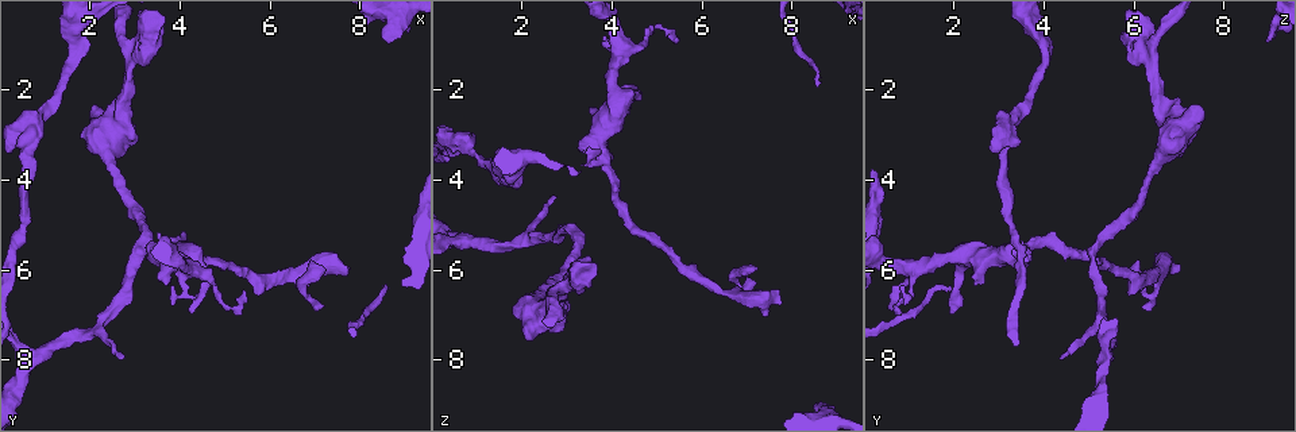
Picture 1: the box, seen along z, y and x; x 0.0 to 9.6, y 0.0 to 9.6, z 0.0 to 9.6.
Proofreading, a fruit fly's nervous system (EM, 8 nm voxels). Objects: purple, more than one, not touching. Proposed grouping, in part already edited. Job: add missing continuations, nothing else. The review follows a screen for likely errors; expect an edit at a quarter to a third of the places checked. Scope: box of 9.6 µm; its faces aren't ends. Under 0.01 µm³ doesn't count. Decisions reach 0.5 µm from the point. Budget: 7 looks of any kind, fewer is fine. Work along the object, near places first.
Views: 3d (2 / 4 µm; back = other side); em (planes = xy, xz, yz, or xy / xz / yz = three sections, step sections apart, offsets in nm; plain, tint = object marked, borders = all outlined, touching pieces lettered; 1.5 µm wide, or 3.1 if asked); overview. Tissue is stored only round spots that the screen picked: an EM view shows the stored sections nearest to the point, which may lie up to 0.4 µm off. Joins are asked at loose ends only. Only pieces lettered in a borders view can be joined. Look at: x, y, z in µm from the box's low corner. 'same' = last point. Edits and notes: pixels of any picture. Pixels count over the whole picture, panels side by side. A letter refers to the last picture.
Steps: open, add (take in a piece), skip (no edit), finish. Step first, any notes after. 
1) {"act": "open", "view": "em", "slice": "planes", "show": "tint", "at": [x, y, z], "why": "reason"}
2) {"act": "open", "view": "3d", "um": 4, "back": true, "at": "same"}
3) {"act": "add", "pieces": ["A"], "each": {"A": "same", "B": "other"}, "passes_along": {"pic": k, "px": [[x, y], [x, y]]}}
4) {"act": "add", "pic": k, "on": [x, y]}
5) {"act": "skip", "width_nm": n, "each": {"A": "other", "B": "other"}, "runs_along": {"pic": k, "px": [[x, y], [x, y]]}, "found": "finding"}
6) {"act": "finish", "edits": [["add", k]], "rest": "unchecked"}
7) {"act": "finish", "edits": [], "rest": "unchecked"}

{"act": "open", "view": "3d", "um": 4, "at": [4.30, 6.95, 1.90], "why": "free end"}

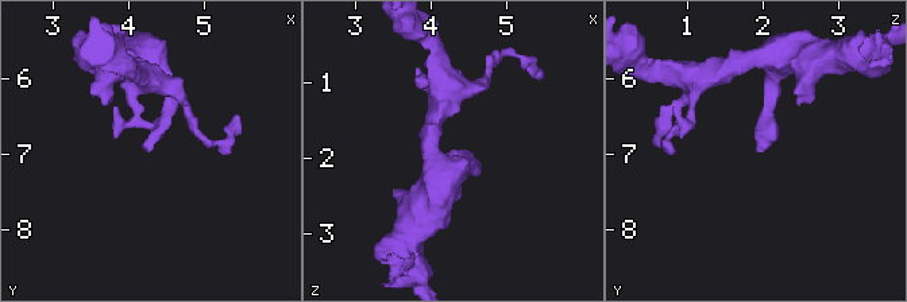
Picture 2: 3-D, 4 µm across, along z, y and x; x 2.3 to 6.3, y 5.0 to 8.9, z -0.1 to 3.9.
{"act": "open", "view": "em", "slice": "planes", "show": "borders", "at": [4.30, 6.90, 1.90], "why": "now the EM"}

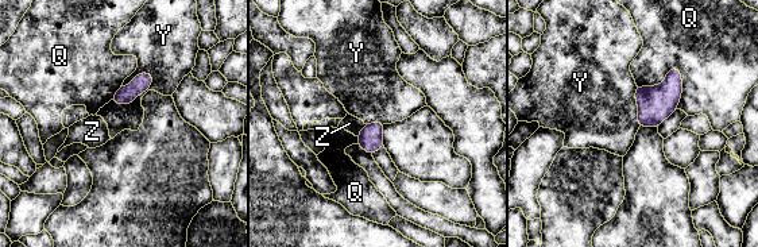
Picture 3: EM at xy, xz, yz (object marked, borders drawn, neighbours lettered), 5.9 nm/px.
{"act": "skip", "each": {"Q": "other", "Y": "other", "Z": "other"}, "border": {"pic": 3, "px": [[153, 74], [130, 103], [111, 101]]}, "found": "no lettered piece goes on from it"}

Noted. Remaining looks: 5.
{"act": "open", "view": "3d", "um": 2, "back": true, "at": [8.55, 6.45, 1.90], "why": "end of a long branch"}

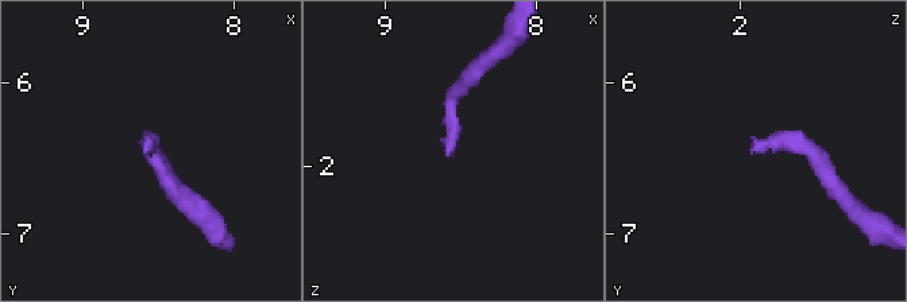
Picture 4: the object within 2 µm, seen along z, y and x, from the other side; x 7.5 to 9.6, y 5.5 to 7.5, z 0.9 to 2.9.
{"act": "open", "view": "em", "slice": "planes", "show": "borders", "at": [8.58, 6.46, 1.94], "why": "now the EM"}

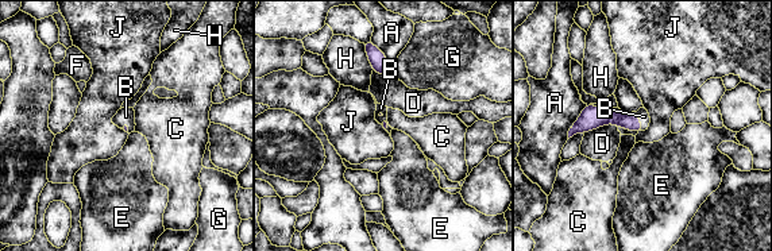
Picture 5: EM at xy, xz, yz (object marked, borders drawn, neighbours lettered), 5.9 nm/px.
{"act": "add", "pieces": ["B"], "each": {"A": "other", "B": "same", "C": "other", "D": "other", "E": "other", "F": "other", "G": "other", "H": "other", "J": "other"}, "passes_along": {"pic": 5, "px": [[597, 116], [639, 118], [644, 116]]}, "found": "the neuron continues"}

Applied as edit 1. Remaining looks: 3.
{"act": "open", "view": "overview"}

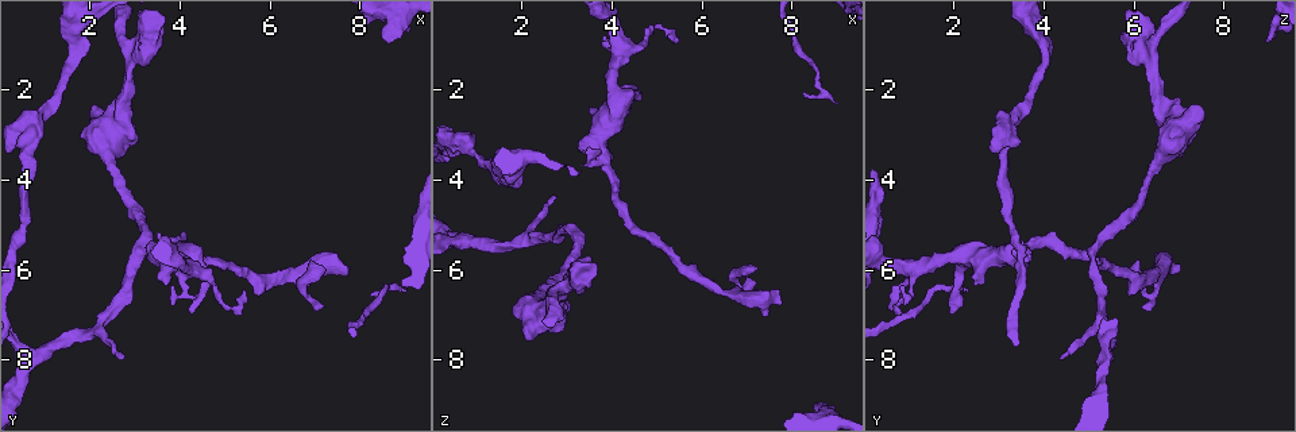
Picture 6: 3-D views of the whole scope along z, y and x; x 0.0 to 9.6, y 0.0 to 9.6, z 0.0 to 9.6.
{"act": "open", "view": "3d", "um": 2, "at": [8.65, 0.90, 8.95]}

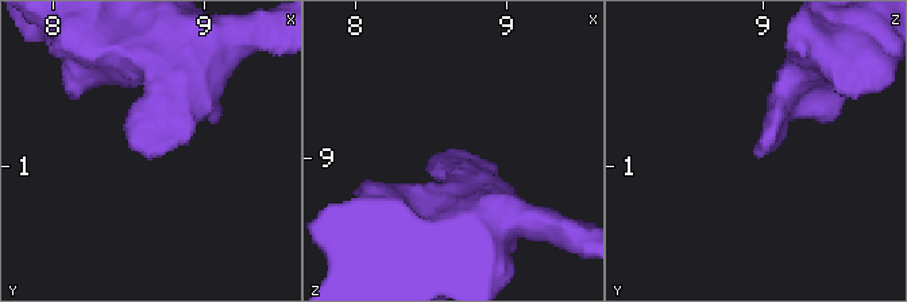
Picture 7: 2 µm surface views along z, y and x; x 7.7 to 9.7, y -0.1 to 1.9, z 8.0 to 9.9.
{"act": "open", "view": "em", "slice": "xy", "step": 8, "show": "borders", "at": [8.62, 0.92, 8.94], "why": "now the EM"}

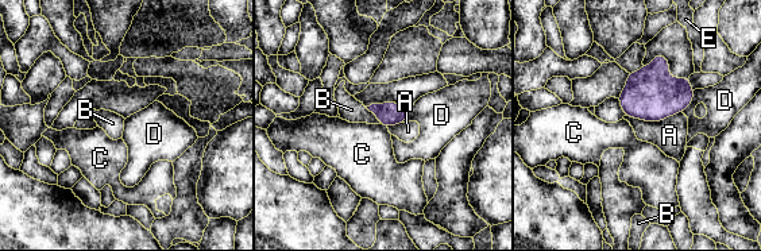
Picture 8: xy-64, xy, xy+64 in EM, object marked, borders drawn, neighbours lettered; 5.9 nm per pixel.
{"act": "skip", "each": {"A": "other", "B": "other", "C": "other", "D": "other", "E": "other"}, "border": {"pic": 8, "px": [[364, 107], [381, 123]]}, "found": "no lettered piece goes on from it"}

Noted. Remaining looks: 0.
{"act": "finish", "edits": [["add", 5]], "rest": "unchecked"}

